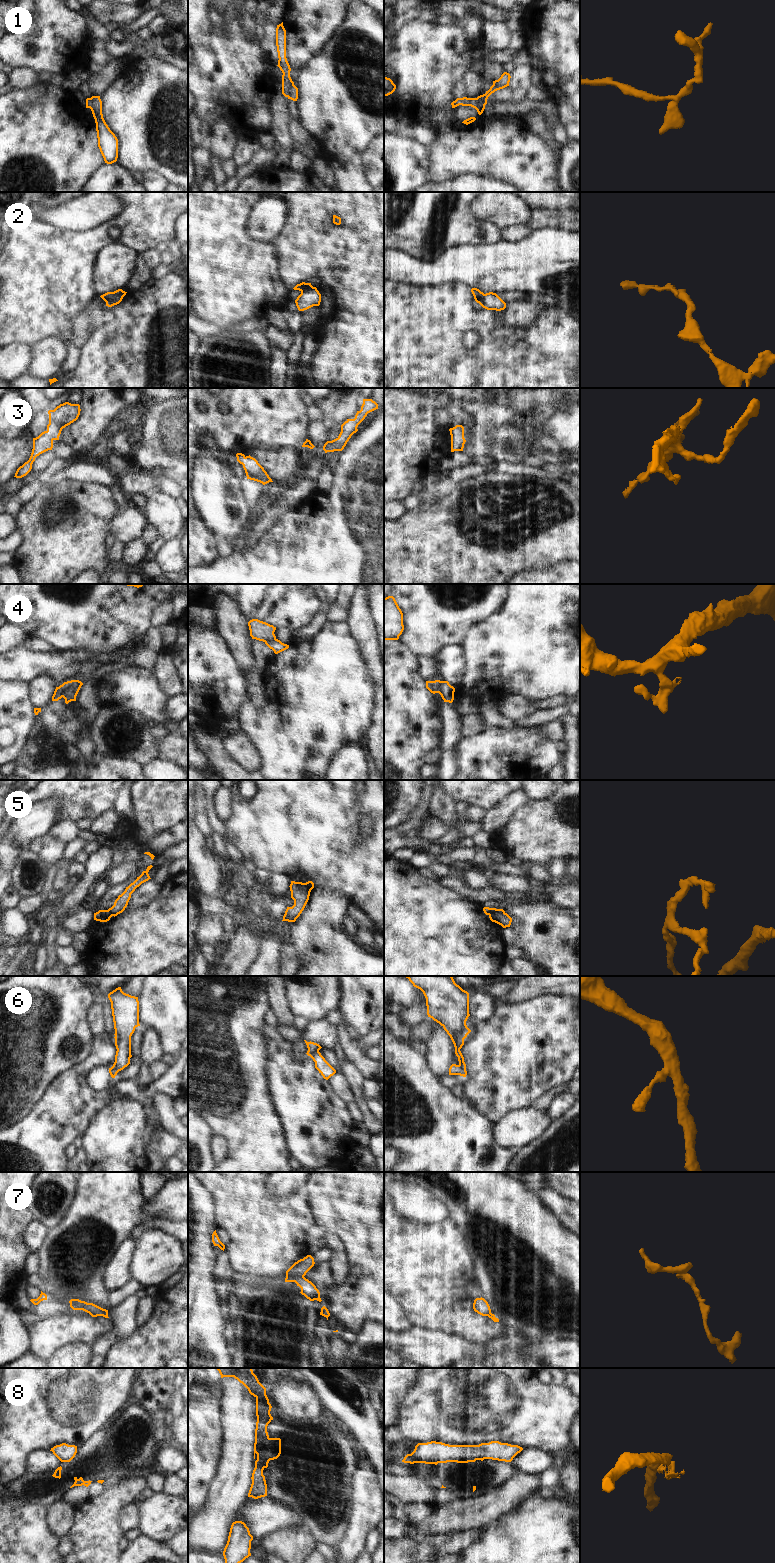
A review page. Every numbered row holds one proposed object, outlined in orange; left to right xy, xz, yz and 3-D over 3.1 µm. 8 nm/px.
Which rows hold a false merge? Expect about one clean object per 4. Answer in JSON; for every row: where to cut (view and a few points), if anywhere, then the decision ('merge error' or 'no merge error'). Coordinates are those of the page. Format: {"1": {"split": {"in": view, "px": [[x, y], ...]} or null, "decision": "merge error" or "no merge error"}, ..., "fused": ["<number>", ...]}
{"1": {"split": {"in": "xz", "px": [[293, 83], [288, 90], [287, 96]]}, "decision": "merge error"}, "2": {"split": {"in": "xz", "px": [[311, 285], [301, 292]]}, "decision": "merge error"}, "3": {"split": null, "decision": "no merge error"}, "4": {"split": {"in": "xy", "px": [[79, 681], [76, 689], [66, 689], [61, 696]]}, "decision": "merge error"}, "5": {"split": {"in": "yz", "px": [[497, 909], [488, 914]]}, "decision": "merge error"}, "6": {"split": {"in": "xz", "px": [[318, 1050], [310, 1056]]}, "decision": "merge error"}, "7": {"split": {"in": "xz", "px": [[286, 1275], [303, 1277]]}, "decision": "merge error"}, "8": {"split": {"in": "yz", "px": [[483, 1458], [446, 1459], [439, 1462]]}, "decision": "merge error"}, "fused": ["1", "2", "4", "5", "6", "7", "8"]}

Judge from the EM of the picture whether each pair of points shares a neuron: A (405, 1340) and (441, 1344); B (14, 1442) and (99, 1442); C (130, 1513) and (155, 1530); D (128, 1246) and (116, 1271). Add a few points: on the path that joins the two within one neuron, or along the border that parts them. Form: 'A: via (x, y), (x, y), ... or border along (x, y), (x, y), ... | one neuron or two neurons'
A: via (414, 1344), (432, 1344) | one neuron
B: border along (85, 1440), (77, 1447) | two neurons
C: border along (135, 1504), (137, 1527) | two neurons
D: via (123, 1252), (119, 1265) | one neuron

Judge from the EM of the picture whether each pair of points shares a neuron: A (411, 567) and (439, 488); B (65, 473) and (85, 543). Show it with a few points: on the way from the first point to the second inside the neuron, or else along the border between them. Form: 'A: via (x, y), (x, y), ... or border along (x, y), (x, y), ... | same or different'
A: border along (454, 488), (434, 501), (421, 502) | different
B: border along (90, 482), (63, 480), (52, 484) | different

